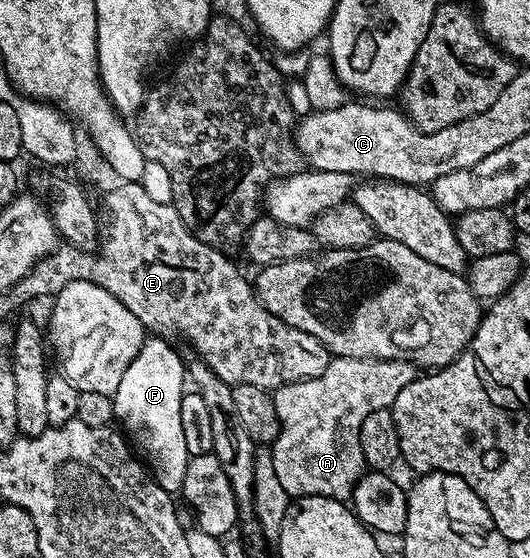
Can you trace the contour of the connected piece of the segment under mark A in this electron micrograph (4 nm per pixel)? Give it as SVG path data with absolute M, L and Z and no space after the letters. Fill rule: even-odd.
M339 356L331 359L330 365L316 378L297 380L273 389L276 418L280 418L280 434L275 438L270 453L272 466L280 477L280 486L292 497L327 496L333 500L349 501L354 494L354 485L363 476L366 459L360 450L360 426L364 418L376 410L393 409L396 394L404 390L416 378L415 365L406 360L369 360Z

